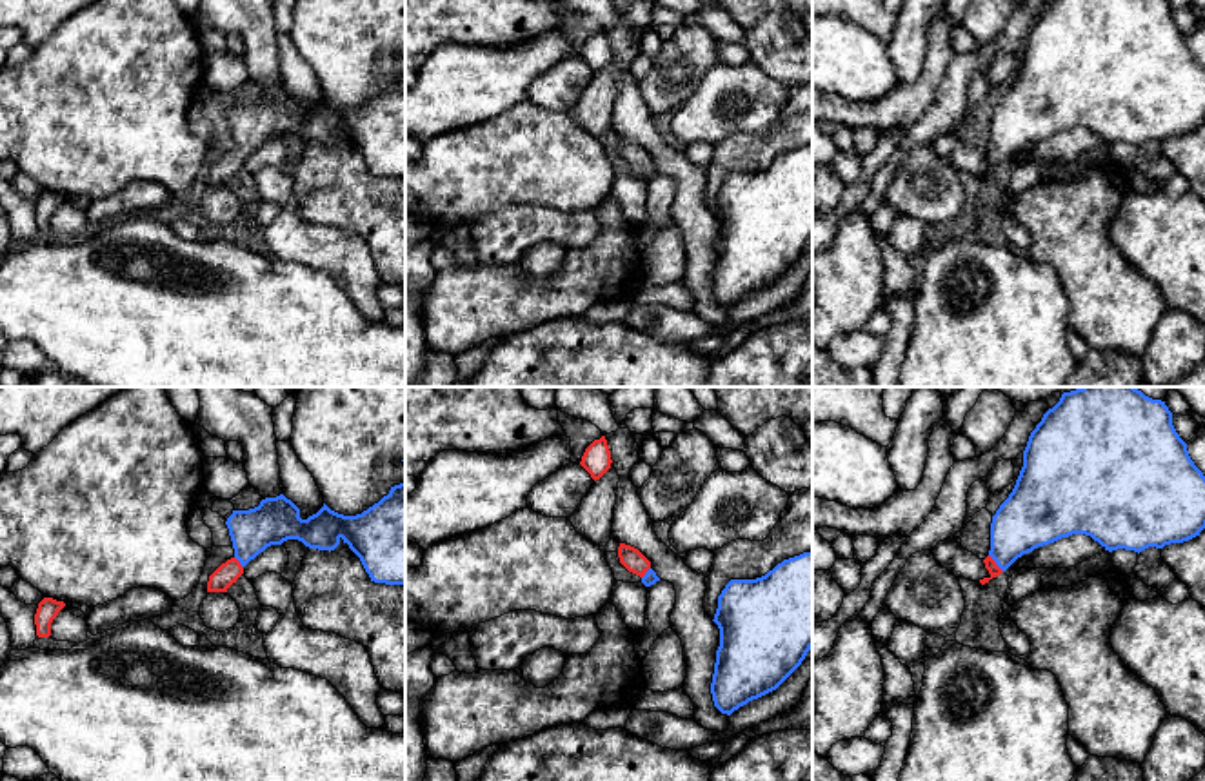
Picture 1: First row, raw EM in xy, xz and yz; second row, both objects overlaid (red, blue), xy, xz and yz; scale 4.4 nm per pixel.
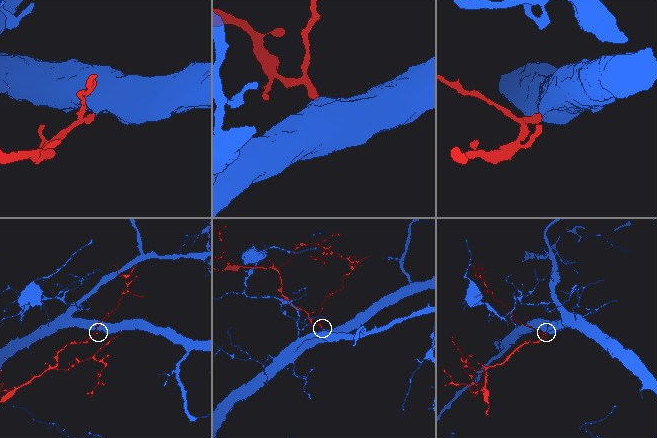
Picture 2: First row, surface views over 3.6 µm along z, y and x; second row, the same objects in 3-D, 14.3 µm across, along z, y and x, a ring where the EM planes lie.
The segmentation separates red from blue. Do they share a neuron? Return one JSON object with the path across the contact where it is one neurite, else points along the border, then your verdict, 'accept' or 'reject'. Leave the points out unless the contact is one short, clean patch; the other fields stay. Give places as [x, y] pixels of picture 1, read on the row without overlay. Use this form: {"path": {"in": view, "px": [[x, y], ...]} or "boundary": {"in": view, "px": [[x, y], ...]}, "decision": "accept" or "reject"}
{"path": {"in": "yz", "px": [[991, 158], [995, 157], [1013, 126], [1027, 111]]}, "decision": "accept"}

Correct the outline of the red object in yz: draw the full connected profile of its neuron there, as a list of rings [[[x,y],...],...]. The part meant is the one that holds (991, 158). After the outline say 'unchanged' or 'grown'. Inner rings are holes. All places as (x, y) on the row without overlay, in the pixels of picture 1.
[[[1052,0],[1049,2],[1036,22],[1031,25],[1023,44],[1023,60],[1009,91],[1000,98],[991,116],[991,143],[983,153],[989,171],[980,173],[981,178],[1005,165],[1018,151],[1032,145],[1038,140],[1054,136],[1072,127],[1085,127],[1098,134],[1105,143],[1118,142],[1141,145],[1149,140],[1163,142],[1170,136],[1189,134],[1205,122],[1205,69],[1189,49],[1187,36],[1180,31],[1172,18],[1169,0]]]; grown

